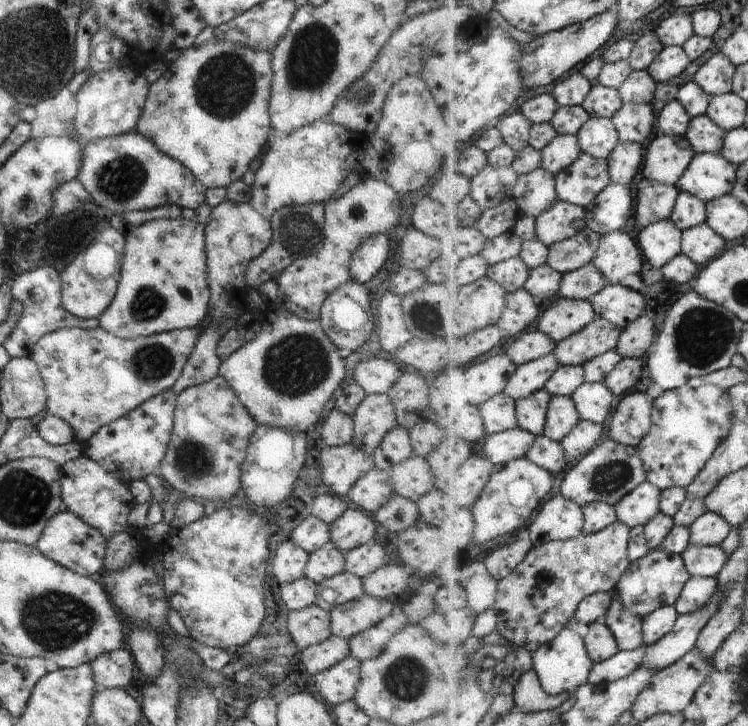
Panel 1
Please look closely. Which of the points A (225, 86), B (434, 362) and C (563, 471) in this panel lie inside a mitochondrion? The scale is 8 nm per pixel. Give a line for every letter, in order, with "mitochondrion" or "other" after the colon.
A: mitochondrion
B: other
C: other

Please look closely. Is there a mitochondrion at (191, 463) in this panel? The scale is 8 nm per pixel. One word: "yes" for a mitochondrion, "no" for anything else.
yes

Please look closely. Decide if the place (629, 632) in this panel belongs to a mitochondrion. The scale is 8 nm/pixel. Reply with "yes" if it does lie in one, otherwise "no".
no

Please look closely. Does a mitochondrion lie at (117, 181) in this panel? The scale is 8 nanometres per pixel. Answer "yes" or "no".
yes

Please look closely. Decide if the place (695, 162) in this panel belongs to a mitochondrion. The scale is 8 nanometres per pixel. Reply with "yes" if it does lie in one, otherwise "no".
no

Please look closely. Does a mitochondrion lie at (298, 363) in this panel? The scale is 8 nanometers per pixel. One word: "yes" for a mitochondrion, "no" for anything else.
yes

